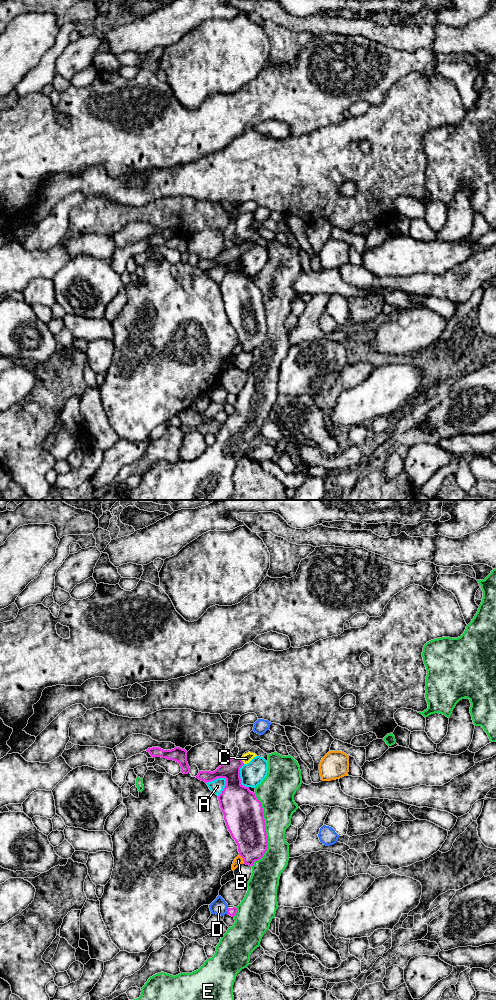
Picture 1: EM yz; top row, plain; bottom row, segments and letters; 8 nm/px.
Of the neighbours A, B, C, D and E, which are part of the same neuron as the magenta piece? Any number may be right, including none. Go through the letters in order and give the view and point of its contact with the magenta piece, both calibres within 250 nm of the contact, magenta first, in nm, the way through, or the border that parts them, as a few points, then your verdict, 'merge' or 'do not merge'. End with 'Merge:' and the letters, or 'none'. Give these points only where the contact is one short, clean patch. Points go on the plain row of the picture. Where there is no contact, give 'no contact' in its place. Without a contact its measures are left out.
A: contact yz (216, 266); calibres 280 and 110 nm; do not merge
B: contact yz (242, 345); calibres 280 and 70 nm; do not merge
C: contact yz (242, 249); calibres 160 and 80 nm; way yz (230, 258), (242, 249), (246, 246); merge
D: contact yz (227, 399); calibres 70 and 130 nm; do not merge
E: contact yz (265, 319); calibres 320 and 260 nm; do not merge
Merge: C

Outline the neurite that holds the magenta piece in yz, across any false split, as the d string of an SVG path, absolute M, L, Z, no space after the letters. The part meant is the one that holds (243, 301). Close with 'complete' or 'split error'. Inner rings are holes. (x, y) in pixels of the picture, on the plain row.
M248 240L241 246L233 245L215 259L199 259L196 266L205 271L225 266L226 274L218 284L228 319L238 333L244 352L253 354L268 336L264 300L255 281L241 272L240 256L257 243Z; split error

